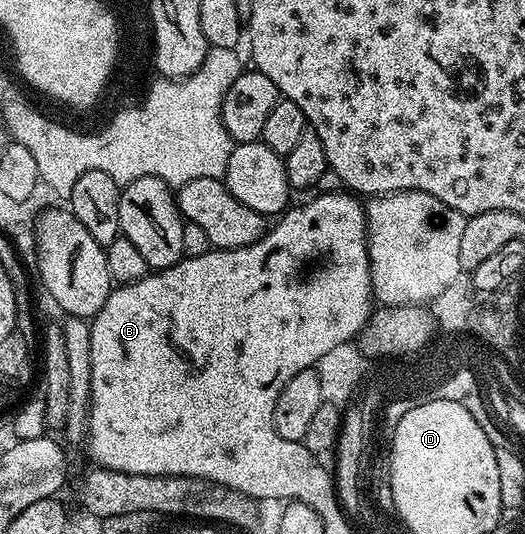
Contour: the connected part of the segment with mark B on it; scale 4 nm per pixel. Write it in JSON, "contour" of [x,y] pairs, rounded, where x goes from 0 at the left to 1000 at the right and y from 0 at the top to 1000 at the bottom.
{"contour":[[[615,356],[610,367],[549,388],[507,429],[501,444],[465,464],[419,464],[381,479],[350,479],[330,498],[282,507],[276,521],[251,532],[213,537],[200,573],[171,601],[173,670],[173,762],[166,766],[166,813],[162,841],[173,852],[173,869],[223,880],[238,888],[284,888],[286,891],[366,891],[377,899],[400,899],[461,929],[476,929],[488,940],[570,936],[570,884],[592,884],[589,876],[608,869],[554,869],[554,843],[571,826],[535,820],[520,798],[520,760],[528,760],[528,738],[543,730],[543,715],[573,693],[600,689],[606,676],[644,644],[670,642],[697,610],[710,582],[707,545],[707,493],[699,481],[699,399],[682,365],[661,356]]]}

